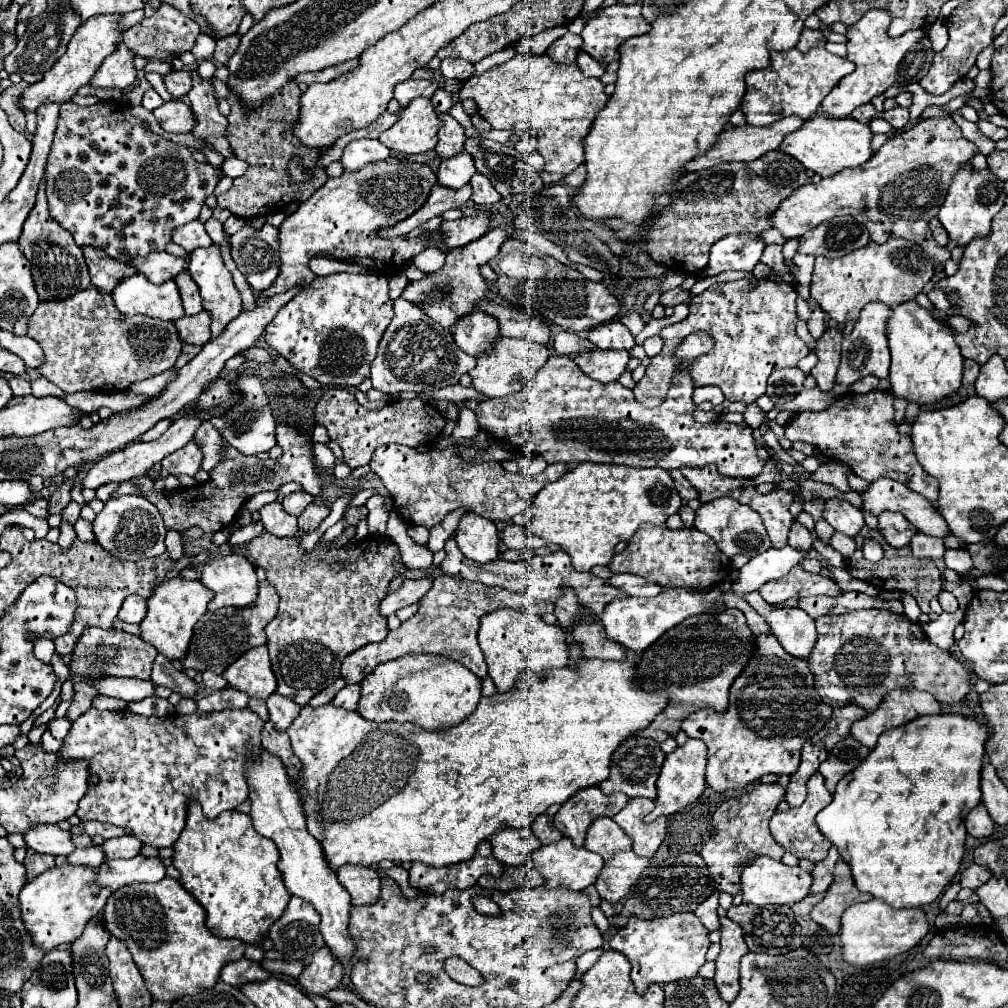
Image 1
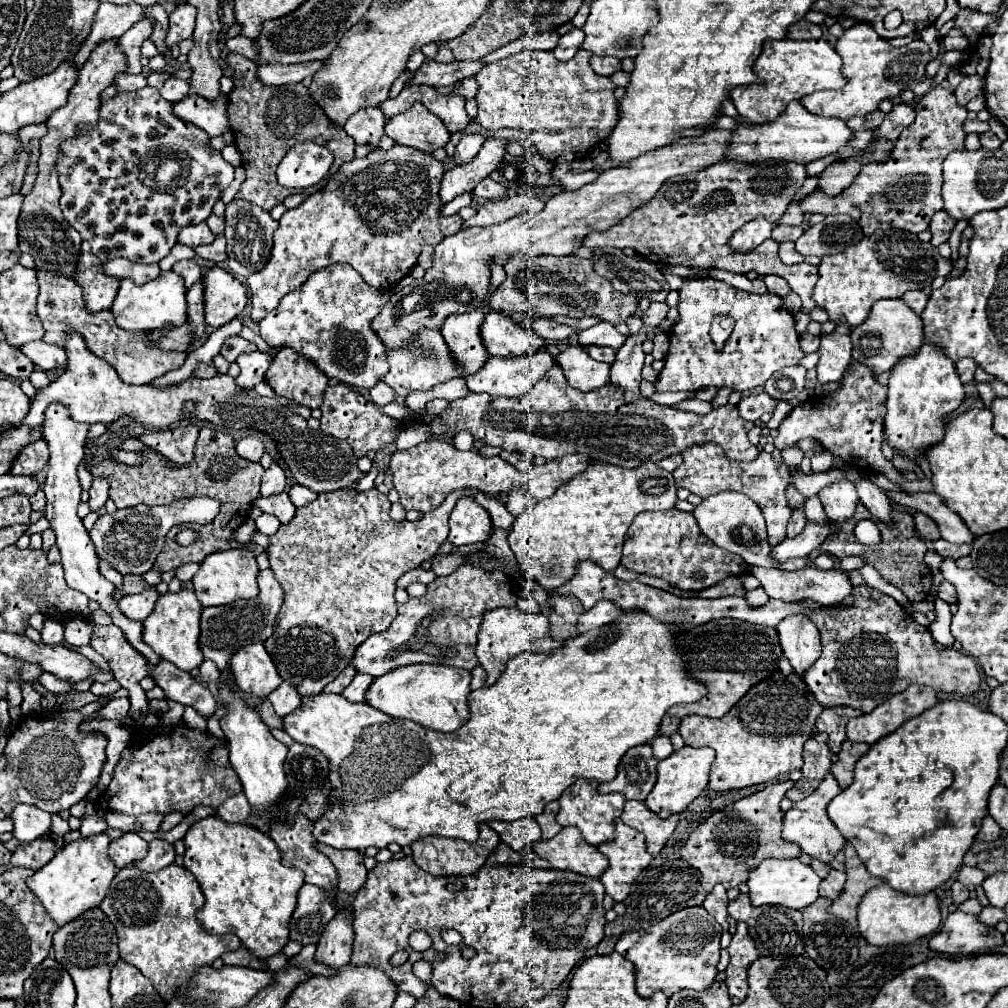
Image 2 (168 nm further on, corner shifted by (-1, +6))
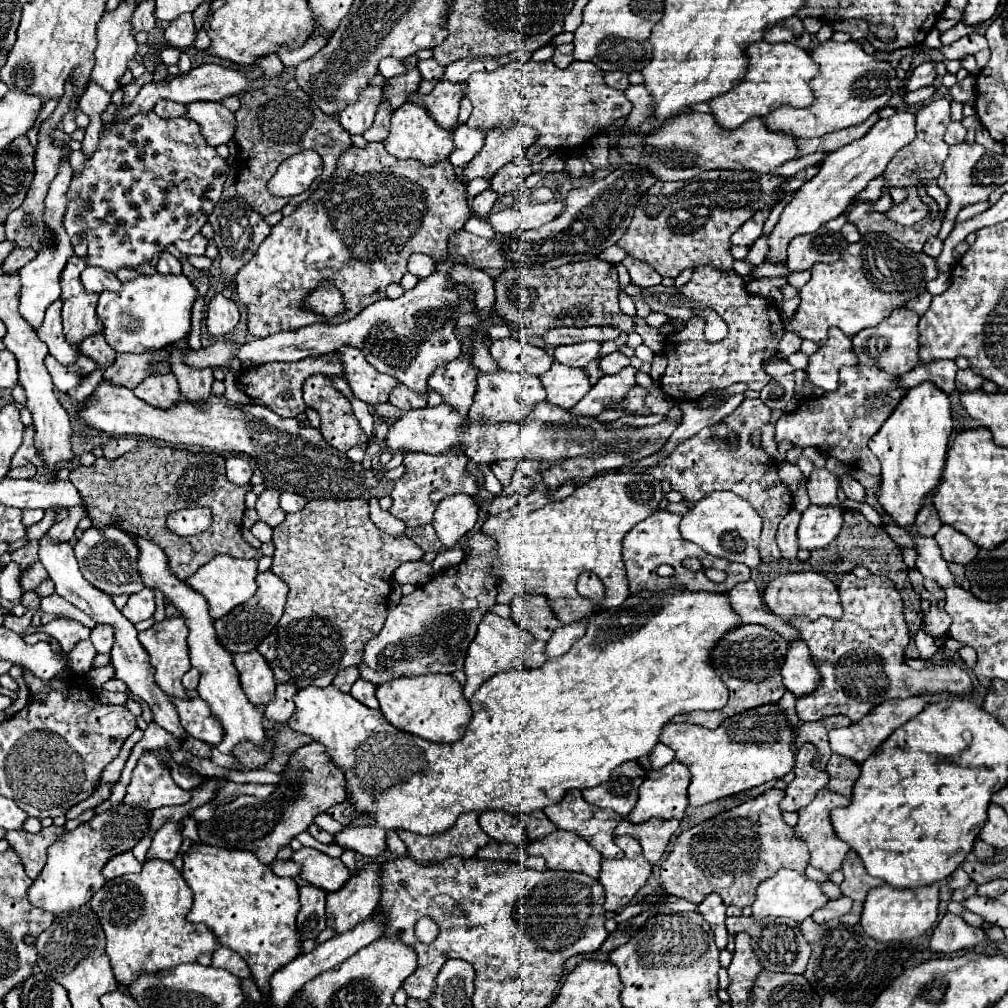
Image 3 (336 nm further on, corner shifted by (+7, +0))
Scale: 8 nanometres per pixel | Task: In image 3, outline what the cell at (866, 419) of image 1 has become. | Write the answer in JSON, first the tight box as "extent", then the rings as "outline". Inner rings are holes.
{"extent":[776,367,906,475],"outline":[[[844,367],[840,387],[834,393],[824,393],[822,397],[802,399],[794,413],[786,413],[776,423],[776,441],[792,441],[800,447],[816,447],[822,453],[836,457],[844,465],[854,465],[866,471],[868,475],[880,473],[878,459],[868,449],[868,439],[882,427],[882,423],[898,407],[906,389],[898,385],[900,379],[878,371],[878,367]],[[842,395],[846,399],[842,401]],[[840,397],[840,399],[838,399]]]}

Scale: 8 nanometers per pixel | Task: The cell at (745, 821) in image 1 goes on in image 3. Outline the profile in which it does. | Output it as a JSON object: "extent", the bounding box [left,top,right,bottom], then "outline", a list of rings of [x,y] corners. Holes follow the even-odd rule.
{"extent":[660,789,810,909],"outline":[[[770,789],[756,799],[682,831],[660,867],[660,887],[664,893],[692,903],[702,903],[706,895],[718,893],[726,905],[744,909],[754,903],[758,883],[762,883],[762,879],[770,879],[774,871],[788,867],[804,873],[810,853],[806,843],[796,839],[794,829],[784,823],[778,807],[782,799],[782,789]]]}

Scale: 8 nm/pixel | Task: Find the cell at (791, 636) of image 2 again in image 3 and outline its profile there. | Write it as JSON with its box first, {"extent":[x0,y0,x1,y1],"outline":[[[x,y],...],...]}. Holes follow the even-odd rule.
{"extent":[782,641,820,699],"outline":[[[794,641],[790,645],[782,667],[782,683],[796,699],[810,695],[818,687],[820,675],[804,641]]]}

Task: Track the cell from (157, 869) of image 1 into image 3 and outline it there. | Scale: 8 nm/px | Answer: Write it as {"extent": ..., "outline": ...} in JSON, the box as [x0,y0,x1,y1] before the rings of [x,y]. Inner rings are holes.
{"extent":[146,823,182,861],"outline":[[[166,823],[160,827],[152,837],[152,847],[146,855],[146,859],[162,859],[162,861],[174,861],[174,857],[180,851],[182,845],[182,827],[178,823]]]}

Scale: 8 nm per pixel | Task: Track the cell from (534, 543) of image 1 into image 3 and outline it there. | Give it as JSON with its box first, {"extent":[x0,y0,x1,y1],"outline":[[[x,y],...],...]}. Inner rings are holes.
{"extent":[490,493,522,515],"outline":[[[512,493],[512,495],[498,495],[498,497],[492,501],[492,505],[490,505],[490,515],[498,515],[498,513],[502,513],[502,511],[510,509],[510,507],[512,507],[512,505],[516,505],[520,499],[522,499],[522,495],[520,495],[520,493]]]}

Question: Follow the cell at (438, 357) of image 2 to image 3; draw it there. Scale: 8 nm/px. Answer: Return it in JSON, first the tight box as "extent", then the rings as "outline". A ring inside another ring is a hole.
{"extent":[390,385,426,411],"outline":[[[398,385],[392,395],[390,395],[390,403],[402,411],[410,411],[410,409],[422,409],[426,407],[426,395],[414,393],[410,391],[406,385]]]}

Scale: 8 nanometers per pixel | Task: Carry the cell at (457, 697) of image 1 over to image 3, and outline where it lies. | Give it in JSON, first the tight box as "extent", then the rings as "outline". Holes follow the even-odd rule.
{"extent":[376,675,472,743],"outline":[[[452,675],[400,677],[376,689],[382,715],[400,731],[414,733],[432,743],[454,743],[462,739],[472,719],[472,707],[462,695],[462,685]]]}

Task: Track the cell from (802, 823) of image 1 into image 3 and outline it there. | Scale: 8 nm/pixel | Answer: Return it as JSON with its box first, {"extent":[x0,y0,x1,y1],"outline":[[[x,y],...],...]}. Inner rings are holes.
{"extent":[794,789,850,873],"outline":[[[822,789],[822,791],[818,791],[816,799],[810,805],[806,805],[804,809],[798,811],[800,819],[798,819],[798,825],[794,827],[794,831],[798,833],[800,839],[804,839],[808,843],[810,865],[814,869],[832,873],[832,871],[836,871],[836,869],[842,867],[842,861],[844,861],[846,853],[850,851],[850,845],[846,845],[846,841],[842,841],[842,839],[836,837],[832,821],[830,821],[830,811],[836,809],[836,807],[848,807],[848,805],[850,805],[850,799],[846,799],[844,795],[838,795],[838,793],[832,793],[828,789]]]}

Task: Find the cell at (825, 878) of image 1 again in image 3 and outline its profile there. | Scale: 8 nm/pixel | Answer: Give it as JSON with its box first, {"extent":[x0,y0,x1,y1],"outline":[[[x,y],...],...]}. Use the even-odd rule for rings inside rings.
{"extent":[812,897,852,925],"outline":[[[840,897],[840,899],[836,899],[836,901],[828,901],[828,905],[822,907],[820,911],[816,911],[816,913],[812,915],[812,919],[822,925],[822,923],[826,923],[826,921],[832,921],[832,919],[838,919],[838,917],[846,915],[846,913],[850,911],[850,907],[852,907],[852,901],[850,901],[848,897]]]}

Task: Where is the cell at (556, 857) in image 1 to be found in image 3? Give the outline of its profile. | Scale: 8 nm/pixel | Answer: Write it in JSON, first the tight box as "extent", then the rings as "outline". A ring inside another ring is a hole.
{"extent":[528,831,602,877],"outline":[[[554,831],[528,845],[528,855],[542,855],[548,869],[578,871],[598,877],[602,855],[574,831]]]}

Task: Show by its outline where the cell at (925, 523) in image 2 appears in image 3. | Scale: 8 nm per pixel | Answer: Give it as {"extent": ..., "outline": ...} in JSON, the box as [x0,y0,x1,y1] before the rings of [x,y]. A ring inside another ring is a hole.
{"extent":[916,503,940,537],"outline":[[[930,503],[924,505],[916,517],[916,529],[920,531],[920,535],[926,535],[926,537],[934,537],[940,529],[940,517],[938,517],[938,511],[936,507],[932,507]]]}

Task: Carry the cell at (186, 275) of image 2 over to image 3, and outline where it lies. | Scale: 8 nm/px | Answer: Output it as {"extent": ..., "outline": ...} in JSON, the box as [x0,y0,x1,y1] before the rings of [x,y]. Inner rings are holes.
{"extent":[156,251,182,273],"outline":[[[162,251],[162,253],[158,255],[156,269],[158,269],[158,273],[182,273],[180,261],[178,261],[172,253],[168,253],[168,251]]]}

